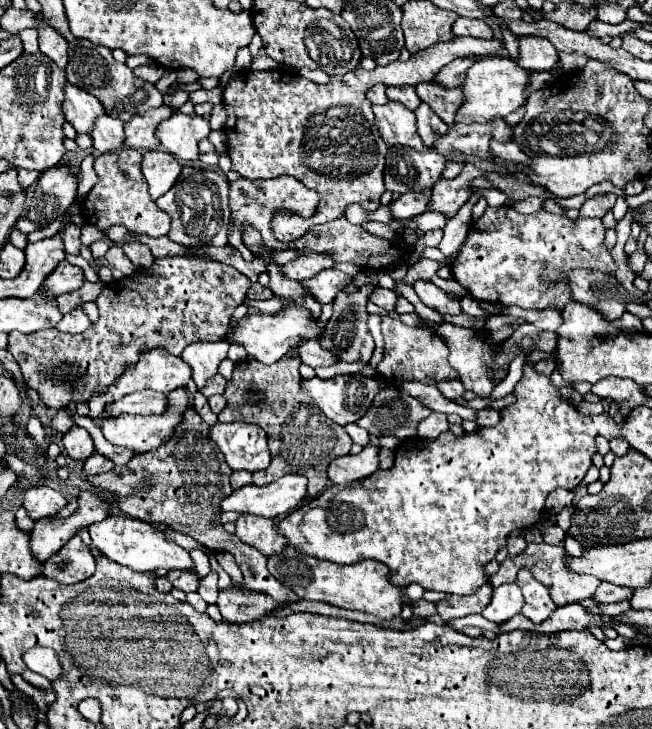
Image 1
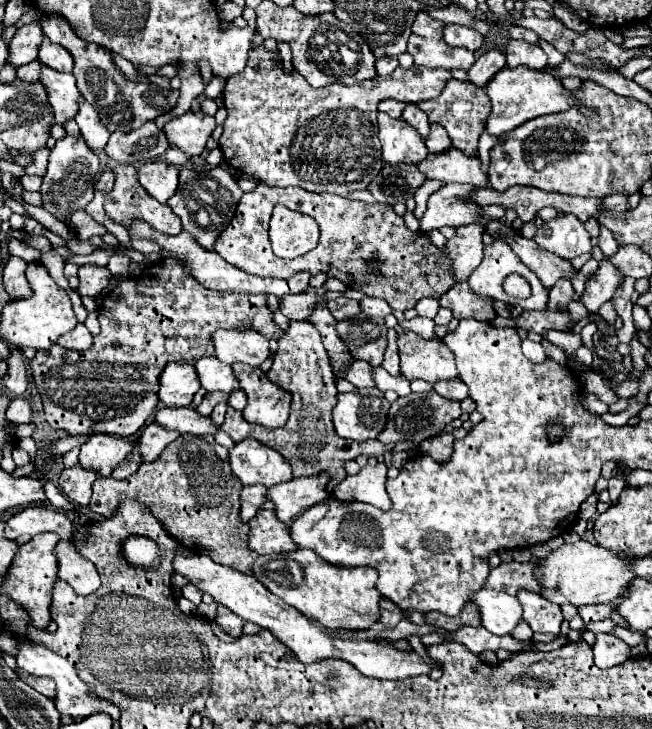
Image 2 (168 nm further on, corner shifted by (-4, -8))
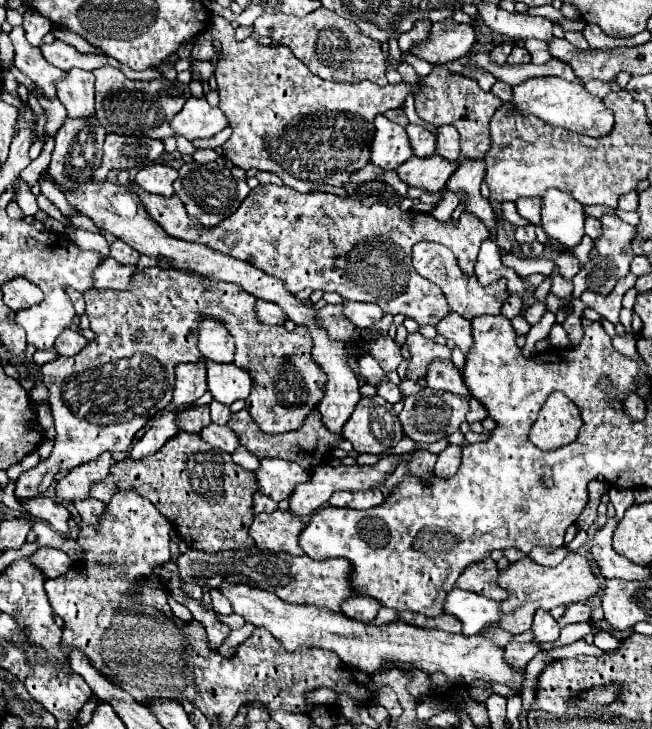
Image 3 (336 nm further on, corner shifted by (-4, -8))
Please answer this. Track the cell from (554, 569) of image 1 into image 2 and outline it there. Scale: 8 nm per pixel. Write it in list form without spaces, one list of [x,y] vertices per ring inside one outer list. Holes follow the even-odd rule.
[[[534,560],[520,564],[520,562],[502,562],[496,568],[490,568],[490,574],[484,582],[486,588],[502,590],[506,594],[516,596],[518,590],[532,590],[540,592],[540,584],[534,578]]]

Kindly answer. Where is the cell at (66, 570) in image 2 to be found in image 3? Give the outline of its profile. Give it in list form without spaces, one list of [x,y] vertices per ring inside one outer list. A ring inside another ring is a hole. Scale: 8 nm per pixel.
[[[38,548],[30,560],[36,566],[40,566],[40,570],[46,574],[46,578],[64,576],[72,566],[72,560],[68,558],[68,554],[62,550],[56,550],[56,548]]]

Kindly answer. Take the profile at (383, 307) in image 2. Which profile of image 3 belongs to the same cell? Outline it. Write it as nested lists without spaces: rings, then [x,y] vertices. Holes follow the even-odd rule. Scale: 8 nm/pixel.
[[[344,302],[344,316],[350,318],[350,322],[364,330],[364,328],[372,328],[376,322],[382,320],[384,312],[380,306],[372,304],[372,302]]]

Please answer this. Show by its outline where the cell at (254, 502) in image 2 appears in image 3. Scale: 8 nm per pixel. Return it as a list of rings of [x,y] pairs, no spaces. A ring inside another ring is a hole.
[[[260,492],[254,494],[254,512],[256,514],[260,514],[260,512],[272,512],[276,508],[278,508],[278,504],[272,498],[268,498],[268,496],[260,494]]]

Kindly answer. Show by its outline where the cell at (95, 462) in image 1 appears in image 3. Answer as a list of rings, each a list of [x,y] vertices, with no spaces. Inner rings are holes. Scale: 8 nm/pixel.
[[[166,412],[160,418],[156,418],[154,424],[146,430],[146,434],[134,443],[128,458],[130,460],[142,460],[146,456],[152,456],[166,444],[168,438],[178,434],[176,424],[174,424],[174,416],[176,416],[176,412]]]

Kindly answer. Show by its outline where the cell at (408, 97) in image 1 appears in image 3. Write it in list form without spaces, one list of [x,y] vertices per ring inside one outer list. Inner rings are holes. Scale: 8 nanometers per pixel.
[[[408,124],[406,126],[406,132],[412,140],[412,148],[414,148],[414,154],[416,156],[430,156],[434,154],[434,134],[430,130],[426,130],[424,126],[418,126],[418,124]]]

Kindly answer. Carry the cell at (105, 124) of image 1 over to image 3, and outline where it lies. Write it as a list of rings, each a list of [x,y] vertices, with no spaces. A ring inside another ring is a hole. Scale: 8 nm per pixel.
[[[70,70],[58,82],[58,100],[66,106],[68,118],[92,118],[94,114],[94,74]]]

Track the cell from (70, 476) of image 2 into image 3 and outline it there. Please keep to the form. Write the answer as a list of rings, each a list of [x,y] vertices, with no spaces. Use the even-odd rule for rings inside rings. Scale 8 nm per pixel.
[[[96,498],[76,500],[76,502],[72,502],[72,504],[74,504],[74,508],[78,510],[78,514],[80,514],[80,518],[82,518],[82,524],[90,524],[90,526],[92,526],[92,522],[96,522],[96,518],[106,510],[106,506],[104,506],[100,500],[96,500]]]

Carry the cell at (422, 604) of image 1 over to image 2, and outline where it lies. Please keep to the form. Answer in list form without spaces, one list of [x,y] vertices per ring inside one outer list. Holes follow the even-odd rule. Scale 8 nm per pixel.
[[[380,598],[380,622],[386,626],[396,626],[402,620],[402,610],[388,598]]]

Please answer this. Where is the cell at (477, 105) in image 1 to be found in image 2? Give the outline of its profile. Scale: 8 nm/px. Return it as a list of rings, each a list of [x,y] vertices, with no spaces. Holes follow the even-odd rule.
[[[518,66],[518,68],[504,68],[500,70],[492,82],[488,82],[486,86],[486,94],[492,102],[492,114],[486,120],[486,132],[498,136],[504,132],[514,130],[516,126],[544,116],[544,114],[556,114],[556,112],[564,112],[570,108],[578,108],[584,116],[592,116],[594,110],[576,102],[576,98],[562,86],[562,82],[558,78],[554,78],[552,74],[544,72],[544,70],[532,70],[526,66]]]

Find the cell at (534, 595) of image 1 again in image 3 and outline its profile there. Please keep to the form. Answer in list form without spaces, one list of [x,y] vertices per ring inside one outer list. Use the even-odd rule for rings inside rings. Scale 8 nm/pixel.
[[[540,608],[534,614],[532,632],[534,632],[534,640],[536,642],[554,642],[560,636],[560,624],[552,618],[550,612]]]

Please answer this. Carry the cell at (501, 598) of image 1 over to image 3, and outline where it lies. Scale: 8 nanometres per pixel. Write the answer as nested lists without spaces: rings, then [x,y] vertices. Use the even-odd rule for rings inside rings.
[[[454,588],[444,604],[444,612],[454,614],[462,622],[462,632],[466,636],[482,632],[486,626],[498,626],[502,620],[500,602],[474,594],[470,590]]]

